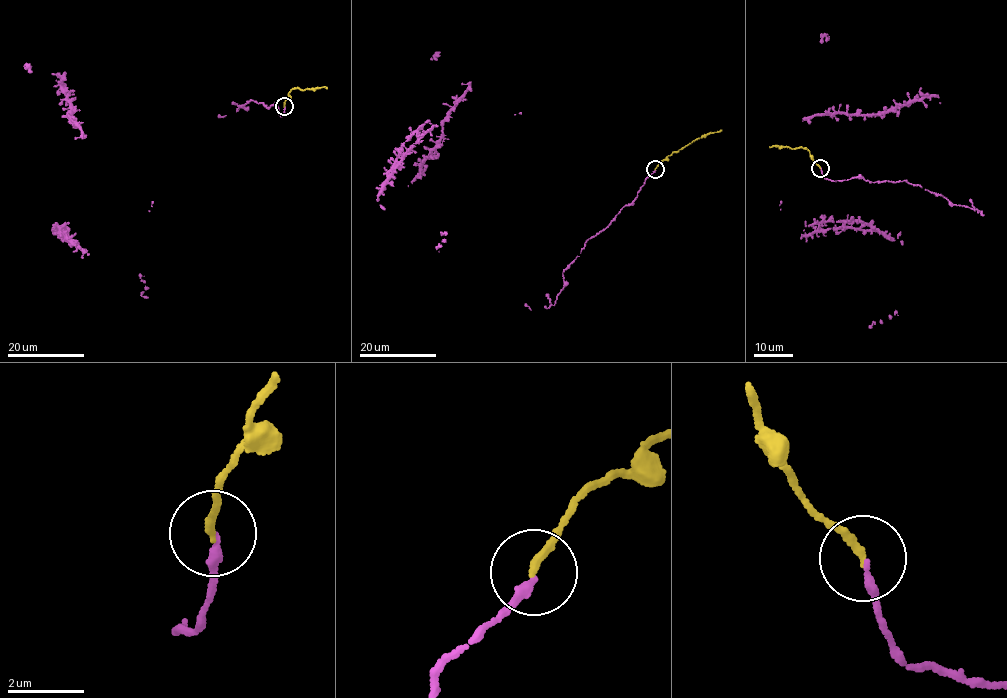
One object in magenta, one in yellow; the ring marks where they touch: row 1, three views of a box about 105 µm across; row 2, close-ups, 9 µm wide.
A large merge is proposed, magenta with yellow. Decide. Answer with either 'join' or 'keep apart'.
join

